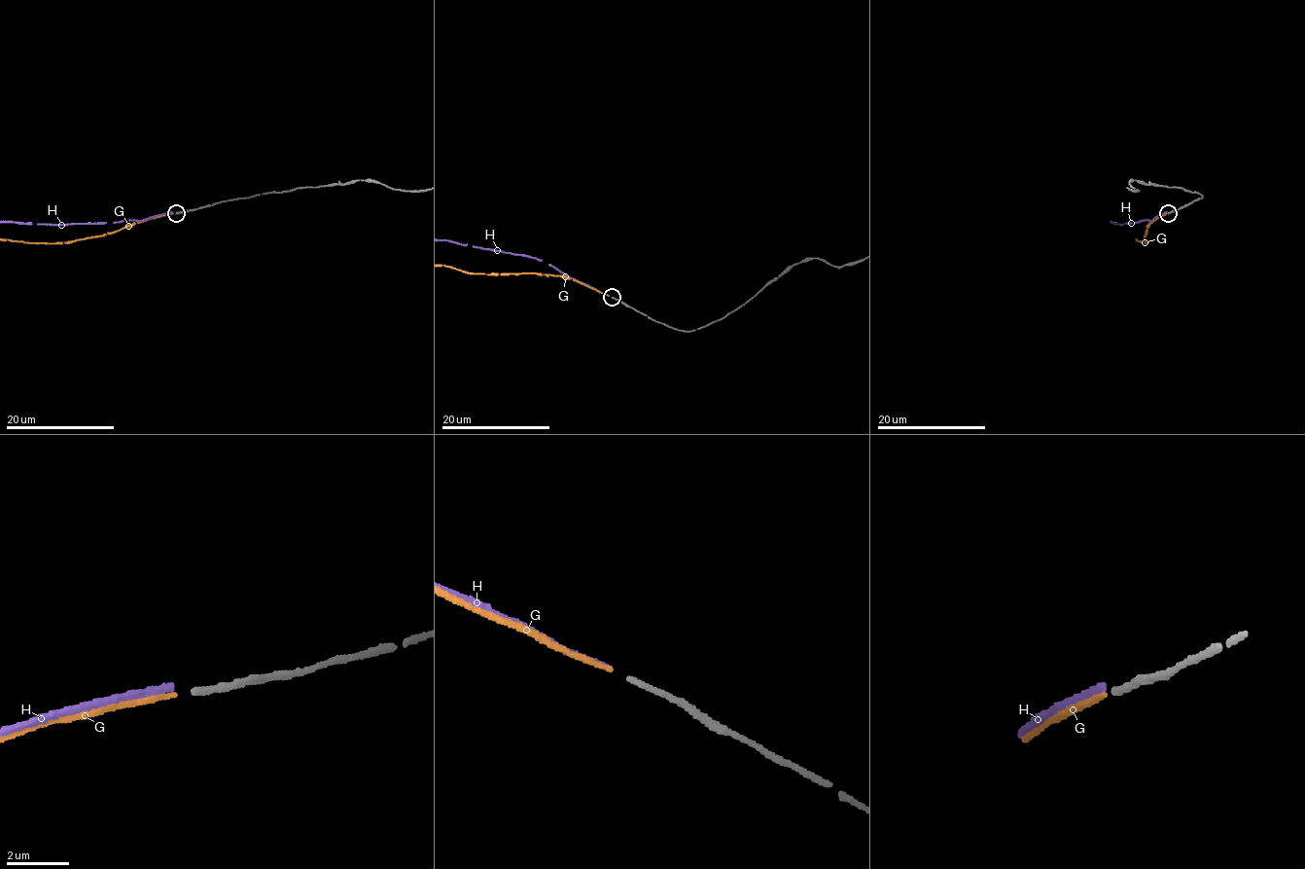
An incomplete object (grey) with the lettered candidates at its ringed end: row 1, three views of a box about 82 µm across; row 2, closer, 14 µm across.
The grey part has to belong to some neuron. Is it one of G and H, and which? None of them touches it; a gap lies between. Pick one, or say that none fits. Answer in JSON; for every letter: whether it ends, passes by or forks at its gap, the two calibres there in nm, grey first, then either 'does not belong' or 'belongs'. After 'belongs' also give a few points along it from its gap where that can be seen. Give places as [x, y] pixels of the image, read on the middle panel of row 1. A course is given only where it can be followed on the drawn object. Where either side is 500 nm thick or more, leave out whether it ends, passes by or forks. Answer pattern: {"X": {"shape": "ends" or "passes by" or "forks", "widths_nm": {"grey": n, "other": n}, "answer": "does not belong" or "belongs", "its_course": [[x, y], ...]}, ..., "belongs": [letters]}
{"G": {"shape": "ends", "widths_nm": {"grey": 180, "other": 140}, "answer": "belongs"}, "H": {"shape": "ends", "widths_nm": {"grey": 180, "other": 190}, "answer": "does not belong"}, "belongs": ["G"]}

